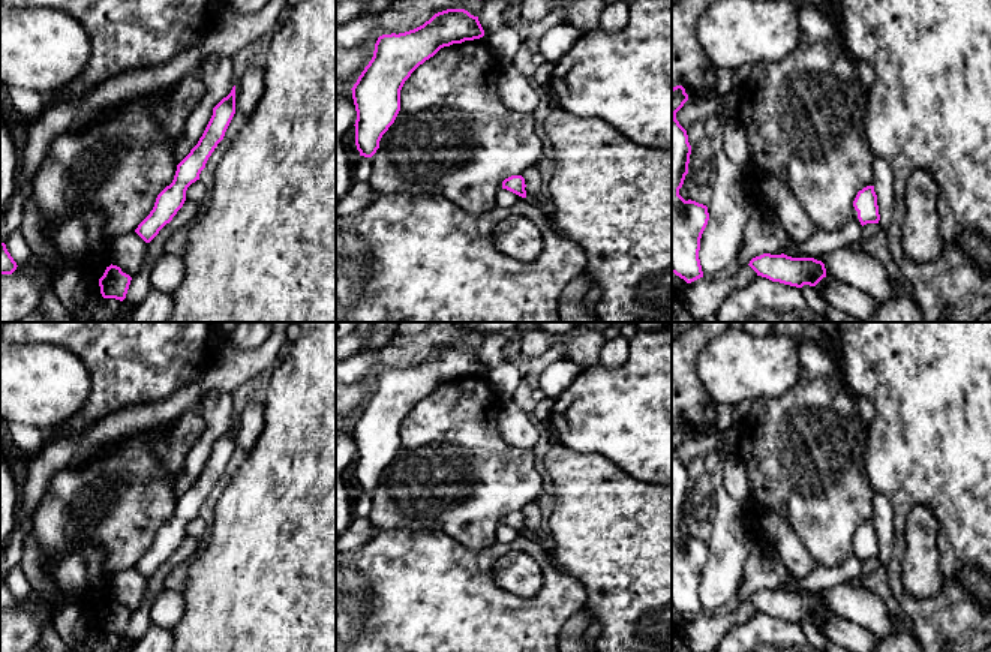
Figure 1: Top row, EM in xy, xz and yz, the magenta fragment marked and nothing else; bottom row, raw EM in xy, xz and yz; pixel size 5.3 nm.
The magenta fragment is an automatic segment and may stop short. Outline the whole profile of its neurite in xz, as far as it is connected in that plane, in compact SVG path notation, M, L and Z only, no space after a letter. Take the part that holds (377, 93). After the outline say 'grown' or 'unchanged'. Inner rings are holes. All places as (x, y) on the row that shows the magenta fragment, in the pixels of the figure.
M447 9L435 13L423 25L405 31L382 34L375 43L373 57L354 84L352 99L357 111L355 145L360 156L372 157L379 148L379 141L394 123L400 111L400 90L411 73L433 57L441 48L484 36L478 16L465 9Z; unchanged

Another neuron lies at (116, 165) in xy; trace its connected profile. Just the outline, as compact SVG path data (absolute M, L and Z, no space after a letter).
M159 88L124 100L108 108L99 118L85 126L61 130L51 141L31 186L31 199L37 205L45 237L54 225L70 216L78 216L85 223L90 213L97 213L103 217L105 240L112 243L123 234L135 232L150 214L157 195L172 183L178 165L174 157L175 144L162 133L157 117L159 108L166 103L166 90Z

